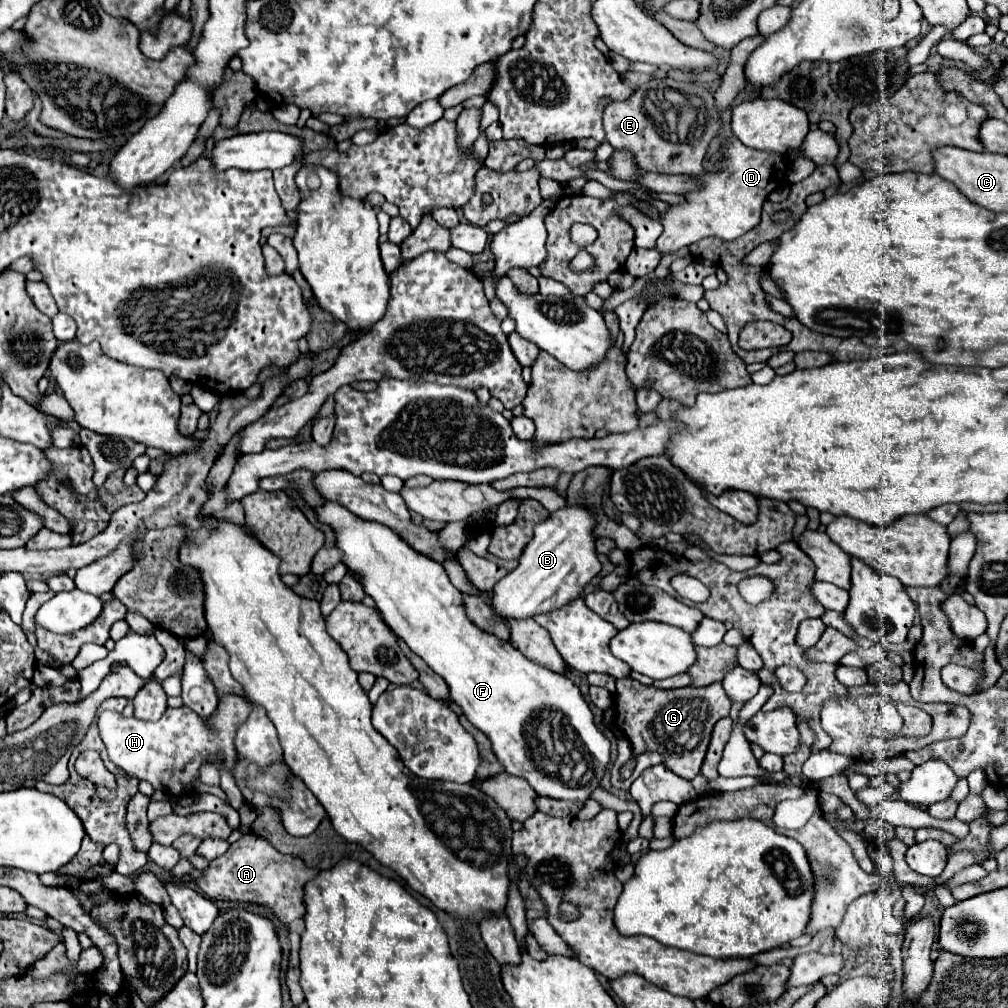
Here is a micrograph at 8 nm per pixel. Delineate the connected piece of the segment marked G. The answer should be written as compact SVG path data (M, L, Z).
M630 677L620 679L616 683L614 695L614 721L630 739L633 754L621 768L621 778L627 779L631 776L636 755L644 751L656 751L664 755L664 767L668 767L678 777L692 781L700 773L700 765L704 761L714 723L726 717L728 711L730 701L722 689L722 683L712 683L708 687L682 687L672 691L660 691L642 685Z

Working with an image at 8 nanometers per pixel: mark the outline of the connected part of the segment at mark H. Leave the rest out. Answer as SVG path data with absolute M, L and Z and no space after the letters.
M224 693L220 695L218 707L208 717L208 721L194 713L190 707L168 707L166 713L154 723L134 717L126 719L114 711L102 711L98 717L98 725L108 757L116 763L116 767L124 769L136 779L148 781L154 789L162 789L176 799L194 791L204 763L216 765L218 771L226 769L234 775L234 767L240 763L234 735L238 725L248 719L250 711L252 705L246 703L244 697Z

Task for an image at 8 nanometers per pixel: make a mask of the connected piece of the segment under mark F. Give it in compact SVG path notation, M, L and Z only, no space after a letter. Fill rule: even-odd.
M332 501L318 509L318 521L334 527L336 545L344 553L344 565L348 565L356 575L362 577L364 591L376 601L376 609L384 623L398 637L402 637L406 645L428 663L432 671L436 671L446 681L450 689L450 699L462 709L468 721L490 739L492 751L496 759L500 759L504 771L508 775L526 779L540 797L572 803L584 803L586 799L590 799L592 791L600 787L610 765L610 741L596 729L592 711L580 695L580 689L568 677L526 659L508 641L502 641L472 625L464 613L462 593L450 583L444 567L414 551L390 527L384 527L382 523L364 521ZM524 731L534 731L536 739L542 741L546 755L550 755L560 767L558 775L550 775L536 767Z

